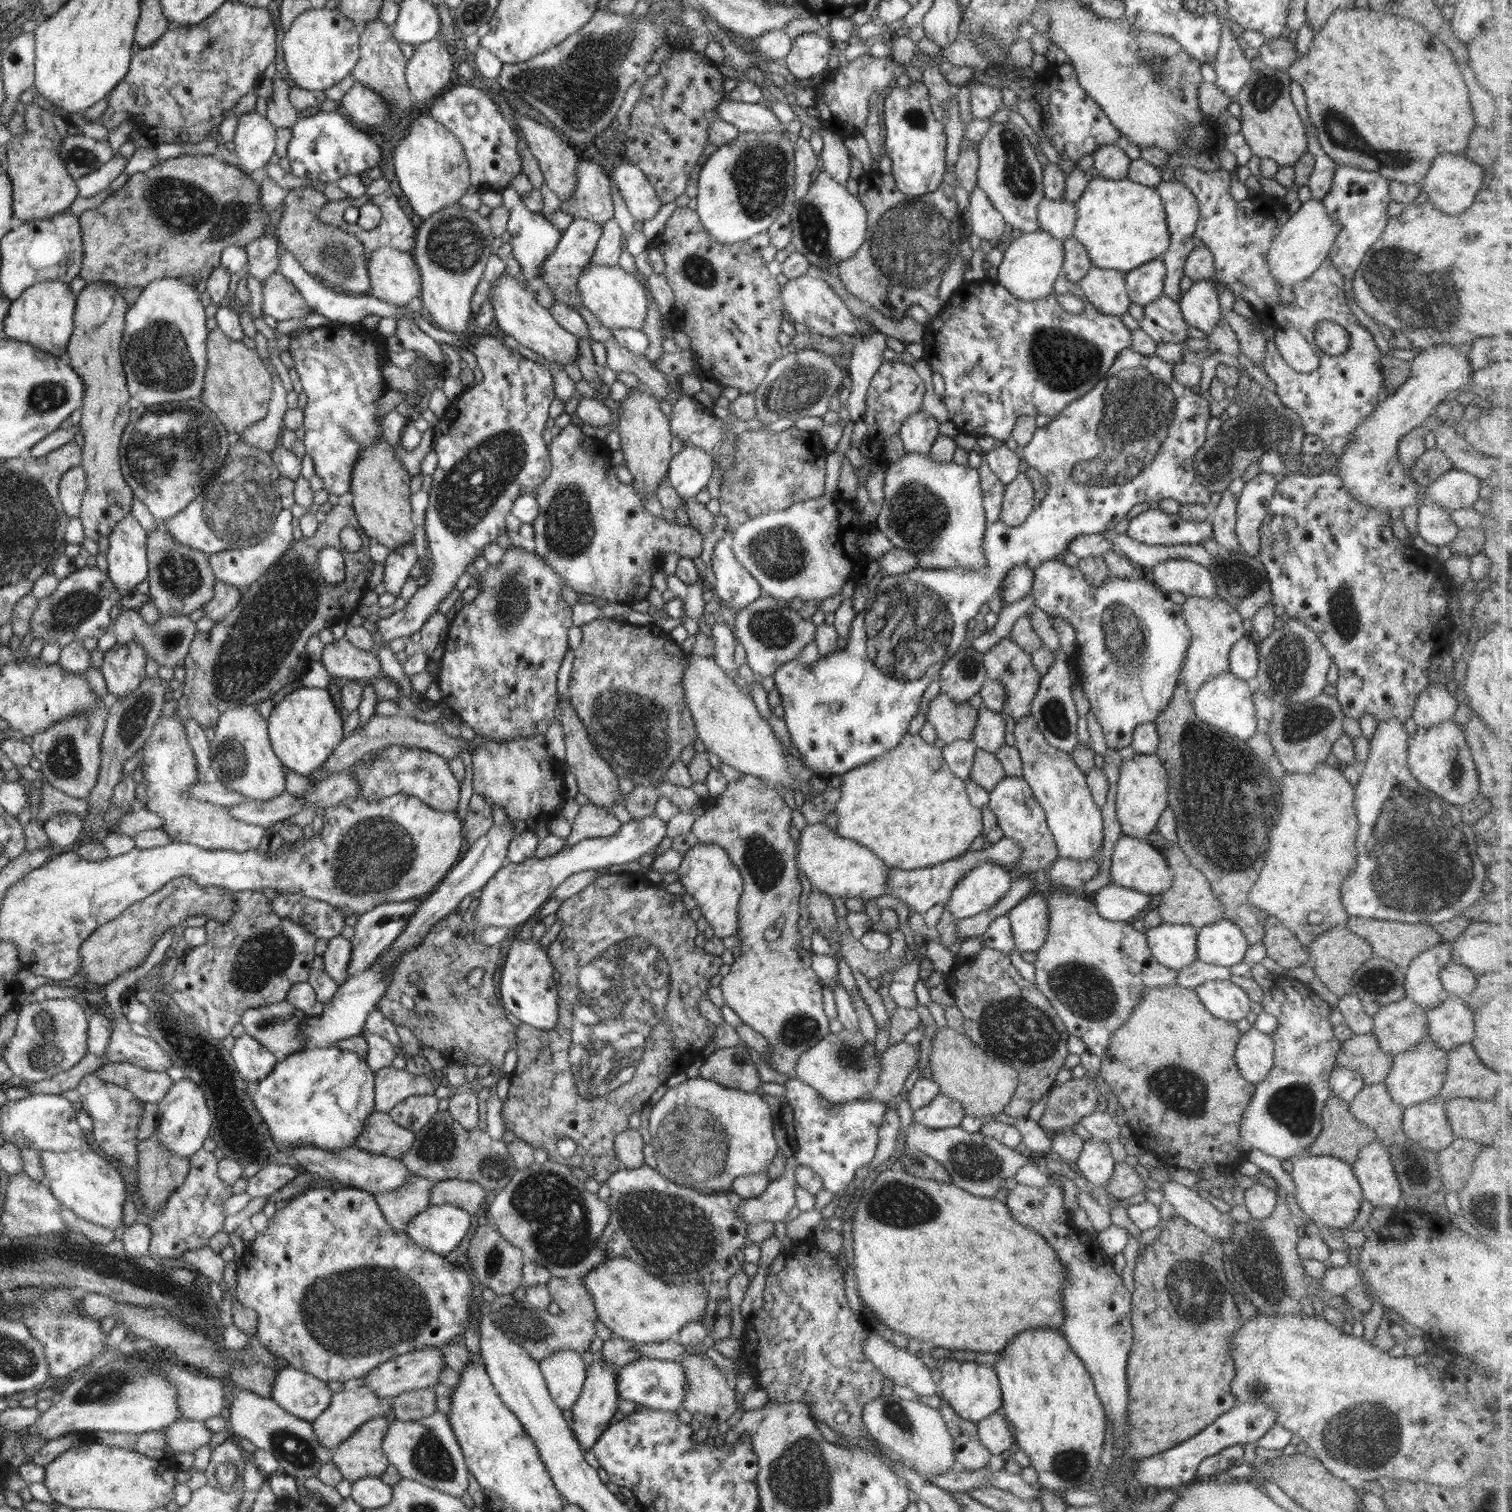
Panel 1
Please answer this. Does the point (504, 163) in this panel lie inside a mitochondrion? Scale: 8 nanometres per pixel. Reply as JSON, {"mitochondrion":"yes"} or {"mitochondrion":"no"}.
{"mitochondrion":"no"}

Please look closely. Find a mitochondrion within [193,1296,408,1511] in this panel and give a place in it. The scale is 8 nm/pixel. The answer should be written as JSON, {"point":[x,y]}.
{"point":[289,1445]}

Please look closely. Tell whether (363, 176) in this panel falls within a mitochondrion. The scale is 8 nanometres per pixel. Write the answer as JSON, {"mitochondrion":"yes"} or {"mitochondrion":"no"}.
{"mitochondrion":"no"}

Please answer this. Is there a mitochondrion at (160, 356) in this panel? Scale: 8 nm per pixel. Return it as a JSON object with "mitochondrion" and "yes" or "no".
{"mitochondrion":"yes"}

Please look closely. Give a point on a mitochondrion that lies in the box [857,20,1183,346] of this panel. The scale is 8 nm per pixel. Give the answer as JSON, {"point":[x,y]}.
{"point":[909,243]}

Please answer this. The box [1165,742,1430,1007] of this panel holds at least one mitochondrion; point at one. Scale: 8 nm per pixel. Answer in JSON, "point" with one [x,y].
{"point":[1379,980]}

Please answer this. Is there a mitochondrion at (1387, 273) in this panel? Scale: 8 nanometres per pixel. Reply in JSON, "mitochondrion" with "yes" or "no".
{"mitochondrion":"yes"}

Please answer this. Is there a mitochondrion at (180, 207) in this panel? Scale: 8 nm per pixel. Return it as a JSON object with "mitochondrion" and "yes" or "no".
{"mitochondrion":"yes"}

